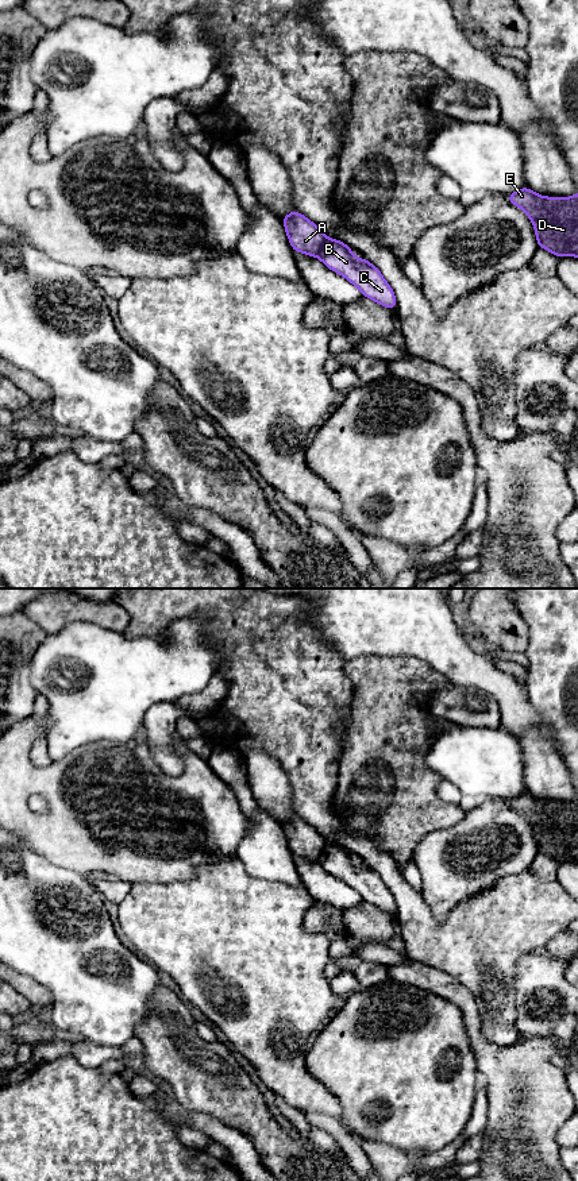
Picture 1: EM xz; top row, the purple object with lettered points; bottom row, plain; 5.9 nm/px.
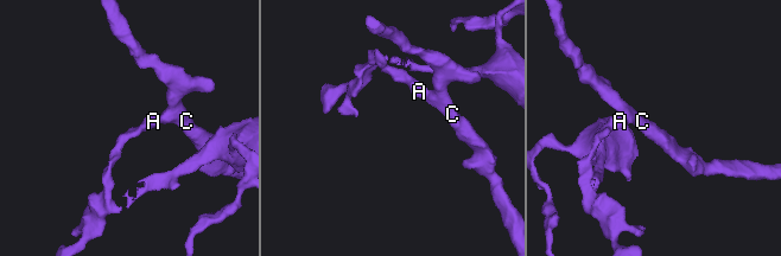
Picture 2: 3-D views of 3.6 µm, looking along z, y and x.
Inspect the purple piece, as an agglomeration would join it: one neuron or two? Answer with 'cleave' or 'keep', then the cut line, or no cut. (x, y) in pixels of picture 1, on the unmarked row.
cleave | xz (327, 844), (316, 860)

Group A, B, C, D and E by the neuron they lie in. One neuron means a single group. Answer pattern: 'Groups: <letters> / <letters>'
Groups: A D E / B C

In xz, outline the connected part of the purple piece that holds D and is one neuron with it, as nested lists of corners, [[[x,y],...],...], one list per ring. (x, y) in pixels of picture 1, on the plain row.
[[[525,791],[509,798],[508,804],[532,825],[537,852],[558,862],[578,861],[578,799],[544,802]]]

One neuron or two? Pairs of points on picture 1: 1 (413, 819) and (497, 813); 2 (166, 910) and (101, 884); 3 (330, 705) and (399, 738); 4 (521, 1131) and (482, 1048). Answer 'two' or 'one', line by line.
1: two
2: two
3: two
4: one

